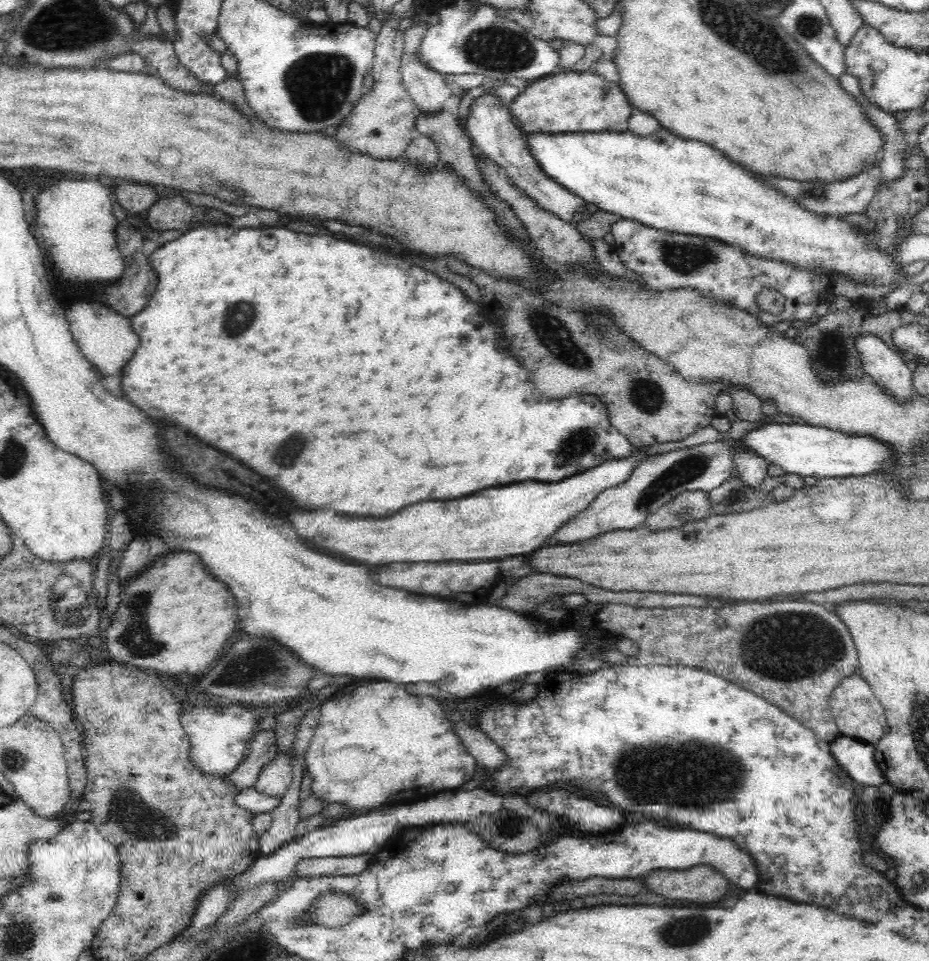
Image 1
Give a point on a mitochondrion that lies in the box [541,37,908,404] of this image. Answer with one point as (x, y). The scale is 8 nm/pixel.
(684, 258)

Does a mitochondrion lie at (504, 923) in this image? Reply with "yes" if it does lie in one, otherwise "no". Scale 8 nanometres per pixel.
yes

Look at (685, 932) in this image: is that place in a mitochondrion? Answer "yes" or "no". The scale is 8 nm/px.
yes

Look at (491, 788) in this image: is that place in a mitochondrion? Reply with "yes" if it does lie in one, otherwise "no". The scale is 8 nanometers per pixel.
no

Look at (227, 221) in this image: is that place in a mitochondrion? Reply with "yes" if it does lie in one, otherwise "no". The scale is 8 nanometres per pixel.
no

